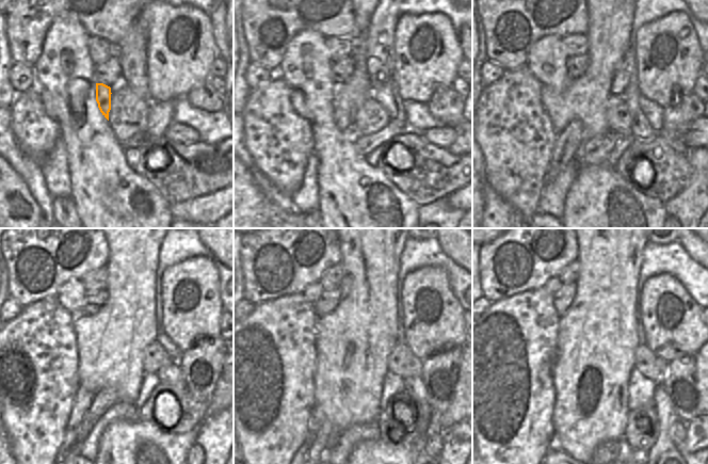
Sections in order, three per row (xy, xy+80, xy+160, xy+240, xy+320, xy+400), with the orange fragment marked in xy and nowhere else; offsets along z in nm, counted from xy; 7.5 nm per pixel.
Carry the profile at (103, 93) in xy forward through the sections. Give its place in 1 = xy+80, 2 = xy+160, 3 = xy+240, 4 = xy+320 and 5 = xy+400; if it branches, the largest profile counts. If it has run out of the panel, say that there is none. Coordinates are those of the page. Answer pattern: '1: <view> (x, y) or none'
1: xy+80 (341, 115)
2: xy+160 (568, 141)
3: xy+240 (83, 399)
4: xy+320 (314, 424)
5: xy+400 (552, 445)

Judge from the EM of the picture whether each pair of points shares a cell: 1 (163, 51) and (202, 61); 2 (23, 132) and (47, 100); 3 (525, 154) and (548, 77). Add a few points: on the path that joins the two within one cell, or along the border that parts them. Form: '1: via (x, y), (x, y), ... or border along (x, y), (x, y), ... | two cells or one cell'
1: via (173, 52), (186, 61), (192, 61) | one cell
2: border along (37, 88), (37, 94), (45, 113), (54, 120) | two cells
3: border along (525, 66), (542, 84) | two cells

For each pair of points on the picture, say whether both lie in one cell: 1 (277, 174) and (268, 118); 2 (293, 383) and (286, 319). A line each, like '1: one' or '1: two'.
1: one
2: one

